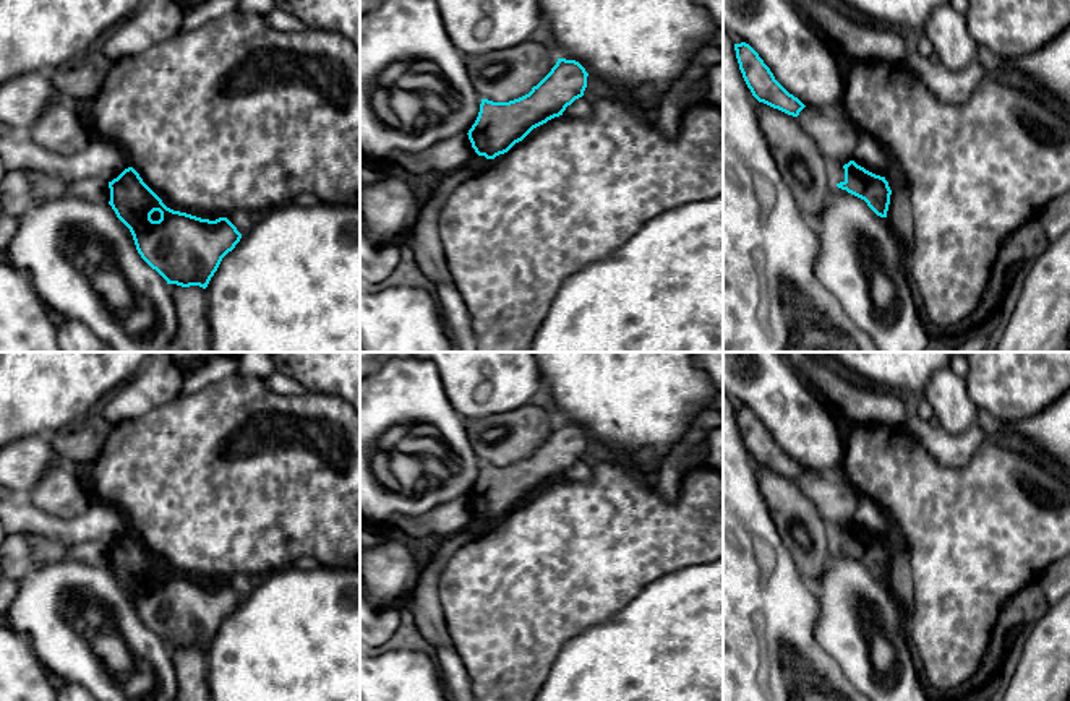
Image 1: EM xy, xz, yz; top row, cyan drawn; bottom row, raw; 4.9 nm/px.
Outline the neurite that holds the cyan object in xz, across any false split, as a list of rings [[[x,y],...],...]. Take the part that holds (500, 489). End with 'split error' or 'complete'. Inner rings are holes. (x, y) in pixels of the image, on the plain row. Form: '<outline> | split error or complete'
[[[558,422],[529,458],[509,466],[482,462],[478,480],[467,497],[472,511],[486,523],[507,516],[533,492],[563,479],[567,469],[582,461],[587,440],[579,425]]] | complete

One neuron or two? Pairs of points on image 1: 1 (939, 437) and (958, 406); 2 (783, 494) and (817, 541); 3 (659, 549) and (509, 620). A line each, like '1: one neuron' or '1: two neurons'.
1: two neurons
2: one neuron
3: one neuron

